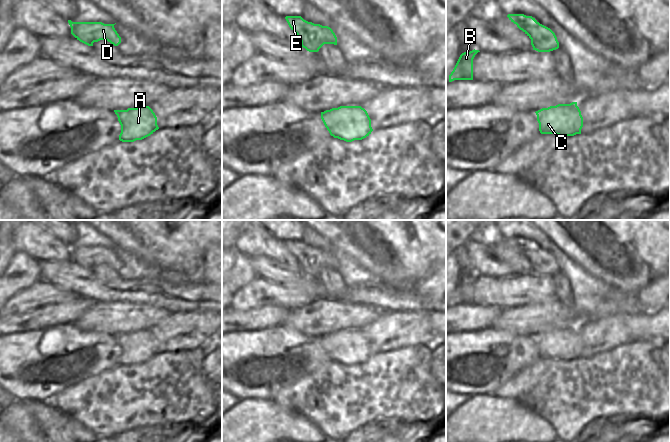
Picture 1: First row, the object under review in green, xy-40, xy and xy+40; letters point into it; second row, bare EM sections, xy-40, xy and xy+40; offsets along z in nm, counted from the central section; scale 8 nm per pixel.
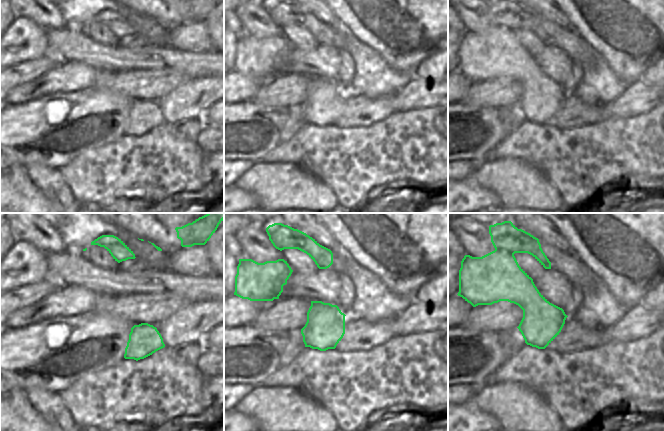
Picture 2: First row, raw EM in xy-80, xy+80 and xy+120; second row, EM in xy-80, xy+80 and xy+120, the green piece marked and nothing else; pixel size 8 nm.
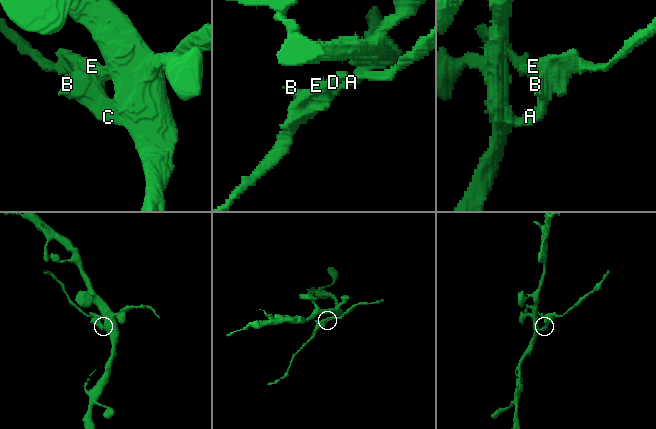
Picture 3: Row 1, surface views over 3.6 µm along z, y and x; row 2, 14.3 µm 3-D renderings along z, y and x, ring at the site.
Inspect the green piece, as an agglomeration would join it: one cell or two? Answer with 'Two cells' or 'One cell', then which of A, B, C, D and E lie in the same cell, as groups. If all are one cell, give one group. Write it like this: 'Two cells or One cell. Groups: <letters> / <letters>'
Two cells. Groups: A / B C D E.

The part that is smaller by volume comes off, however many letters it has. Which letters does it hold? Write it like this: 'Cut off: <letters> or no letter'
Cut off: B, C, D, E

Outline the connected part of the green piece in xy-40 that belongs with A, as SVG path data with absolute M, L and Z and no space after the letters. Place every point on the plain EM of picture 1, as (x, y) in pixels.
M149 330L128 332L118 340L118 345L121 349L119 364L122 366L142 364L159 353L157 341Z

